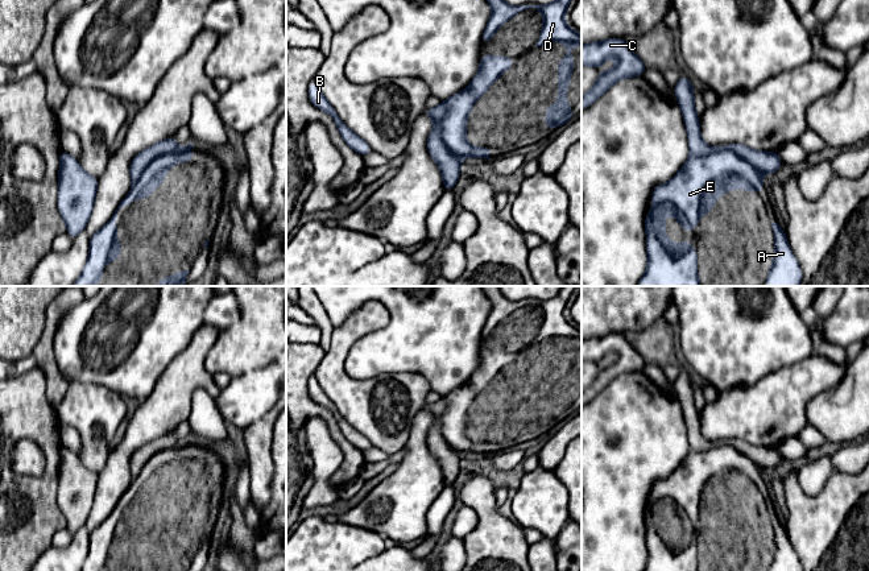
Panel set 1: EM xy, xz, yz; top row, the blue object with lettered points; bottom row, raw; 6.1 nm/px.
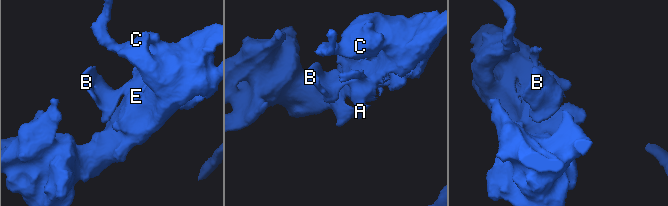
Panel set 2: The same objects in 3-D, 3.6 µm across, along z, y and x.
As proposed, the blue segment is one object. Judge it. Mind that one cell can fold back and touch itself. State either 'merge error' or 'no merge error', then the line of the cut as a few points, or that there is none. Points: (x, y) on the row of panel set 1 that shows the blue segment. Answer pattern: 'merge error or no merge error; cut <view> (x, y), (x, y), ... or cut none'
merge error; cut xz (443, 102), (446, 114), (439, 123), (441, 137), (460, 160)

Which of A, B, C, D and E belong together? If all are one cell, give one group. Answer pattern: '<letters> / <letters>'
A C D E / B

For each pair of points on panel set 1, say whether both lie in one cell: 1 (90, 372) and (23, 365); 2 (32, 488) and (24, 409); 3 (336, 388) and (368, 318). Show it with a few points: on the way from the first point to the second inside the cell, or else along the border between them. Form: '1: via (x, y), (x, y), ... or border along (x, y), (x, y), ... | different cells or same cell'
1: border along (53, 339), (53, 356), (57, 367), (70, 381) | different cells
2: via (50, 471), (50, 445), (42, 429) | same cell
3: via (336, 371), (338, 350), (351, 334) | same cell

